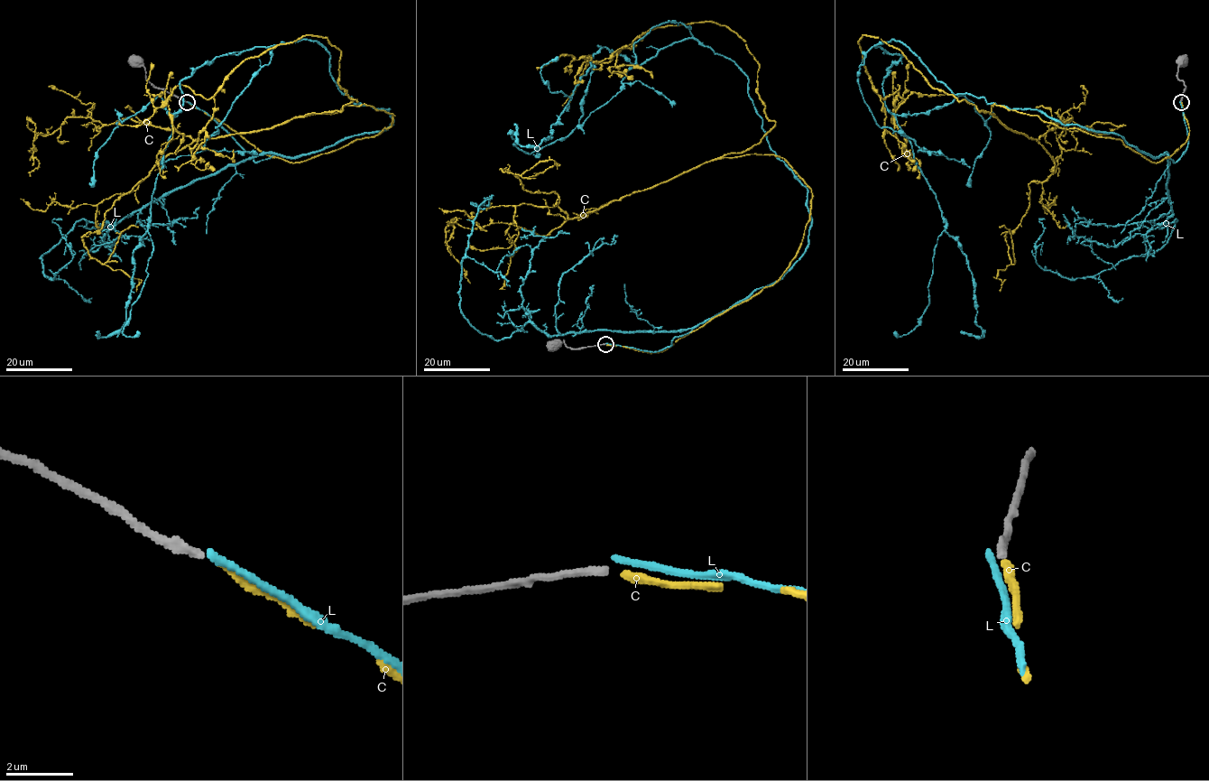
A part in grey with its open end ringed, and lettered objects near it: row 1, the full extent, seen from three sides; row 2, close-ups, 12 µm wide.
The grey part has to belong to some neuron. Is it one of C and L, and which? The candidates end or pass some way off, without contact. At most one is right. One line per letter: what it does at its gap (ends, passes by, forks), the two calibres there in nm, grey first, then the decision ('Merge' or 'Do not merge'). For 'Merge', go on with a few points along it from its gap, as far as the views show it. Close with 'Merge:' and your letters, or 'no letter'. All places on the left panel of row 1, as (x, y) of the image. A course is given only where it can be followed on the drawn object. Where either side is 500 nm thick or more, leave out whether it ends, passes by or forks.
C: It ends there. Thickness 260 nm (grey) against 260 nm. Merge. Its course: (189, 102), (299, 162), (393, 116), (305, 116), (357, 100), (302, 35), (176, 87), (166, 178)
L: It ends there. Thickness 260 nm (grey) against 220 nm. Do not merge
Merge: C

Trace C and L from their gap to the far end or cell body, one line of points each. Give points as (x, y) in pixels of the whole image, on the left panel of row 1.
C: (189, 102), (299, 162), (393, 116), (305, 116), (357, 100), (302, 35), (176, 87), (166, 178)
L: (188, 102), (256, 162), (392, 123), (339, 89), (312, 40), (197, 69), (180, 81), (126, 322), (96, 331)

